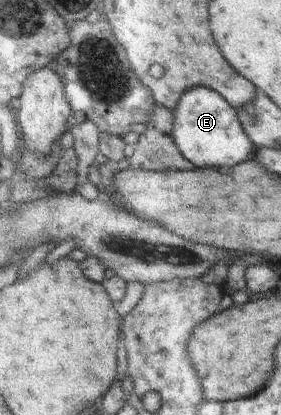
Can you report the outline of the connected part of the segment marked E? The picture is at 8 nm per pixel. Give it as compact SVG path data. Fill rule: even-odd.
M197 86L185 90L177 104L177 108L173 111L172 137L179 152L196 167L231 168L231 166L248 161L250 157L253 157L255 150L253 142L249 140L241 126L236 109L221 94L217 94L215 90L197 88Z

